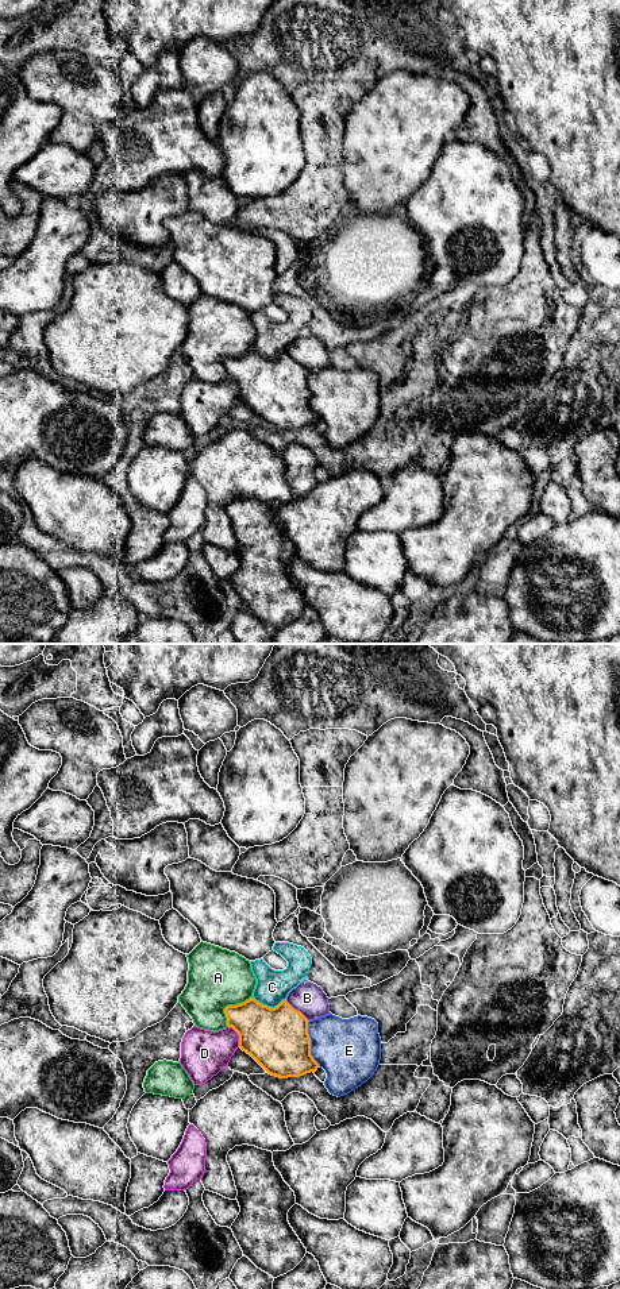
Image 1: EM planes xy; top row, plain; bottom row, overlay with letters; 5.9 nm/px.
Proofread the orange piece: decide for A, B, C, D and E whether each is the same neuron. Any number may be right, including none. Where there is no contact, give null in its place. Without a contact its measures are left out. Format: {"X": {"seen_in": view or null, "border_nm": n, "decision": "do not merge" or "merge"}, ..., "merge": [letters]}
{"A": {"seen_in": "xy", "border_nm": 240, "decision": "do not merge"}, "B": {"seen_in": "xy", "border_nm": 190, "decision": "do not merge"}, "C": {"seen_in": "xy", "border_nm": 200, "decision": "do not merge"}, "D": {"seen_in": "xy", "border_nm": 150, "decision": "do not merge"}, "E": {"seen_in": "xy", "border_nm": 280, "decision": "do not merge"}, "merge": []}

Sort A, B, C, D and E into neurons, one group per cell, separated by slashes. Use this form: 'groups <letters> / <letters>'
groups A / B E / C / D

